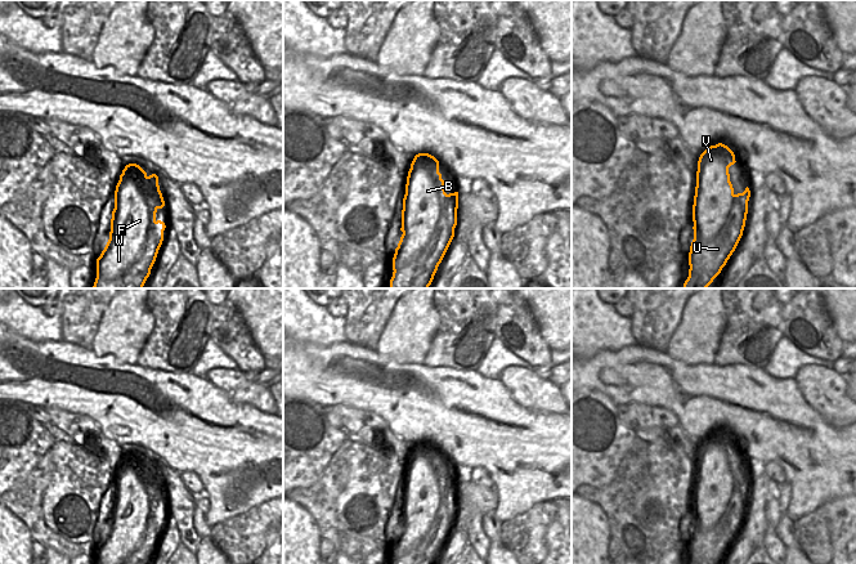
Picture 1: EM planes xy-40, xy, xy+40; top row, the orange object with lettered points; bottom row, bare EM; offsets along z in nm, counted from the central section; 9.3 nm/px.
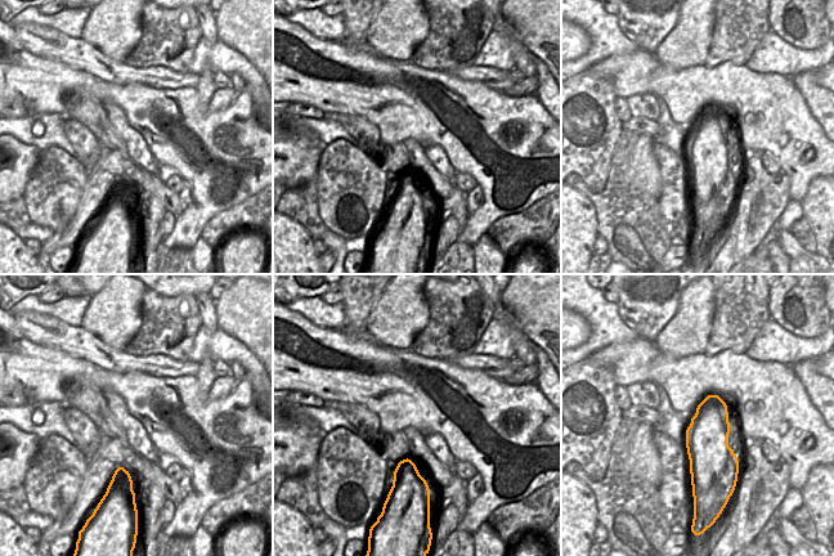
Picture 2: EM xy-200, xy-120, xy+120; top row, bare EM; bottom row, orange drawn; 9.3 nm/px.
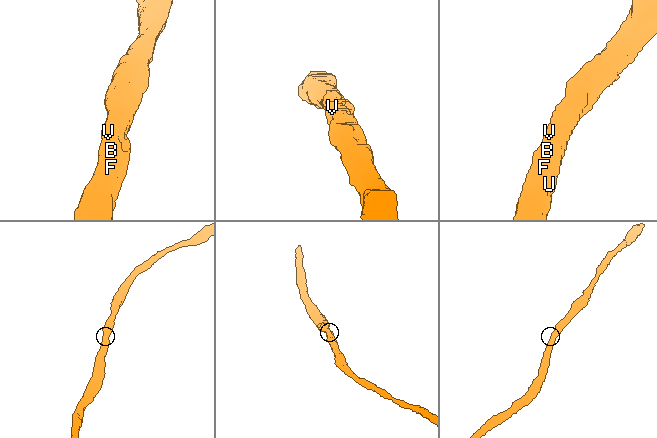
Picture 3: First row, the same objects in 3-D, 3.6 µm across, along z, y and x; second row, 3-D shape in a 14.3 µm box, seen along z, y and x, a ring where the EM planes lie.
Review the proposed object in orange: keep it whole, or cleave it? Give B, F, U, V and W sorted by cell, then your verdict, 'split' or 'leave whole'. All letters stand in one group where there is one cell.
groups B F U V W; leave whole

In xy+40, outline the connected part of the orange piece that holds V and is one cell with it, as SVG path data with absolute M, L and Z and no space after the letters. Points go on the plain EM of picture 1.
M722 431L699 446L689 564L718 564L743 524L750 479L734 482L729 456L735 451L734 440Z

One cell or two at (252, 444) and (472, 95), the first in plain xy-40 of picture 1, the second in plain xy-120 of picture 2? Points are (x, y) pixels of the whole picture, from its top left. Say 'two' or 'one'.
one

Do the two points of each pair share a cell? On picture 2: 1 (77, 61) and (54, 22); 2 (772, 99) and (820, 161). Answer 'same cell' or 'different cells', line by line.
1: different cells
2: same cell

